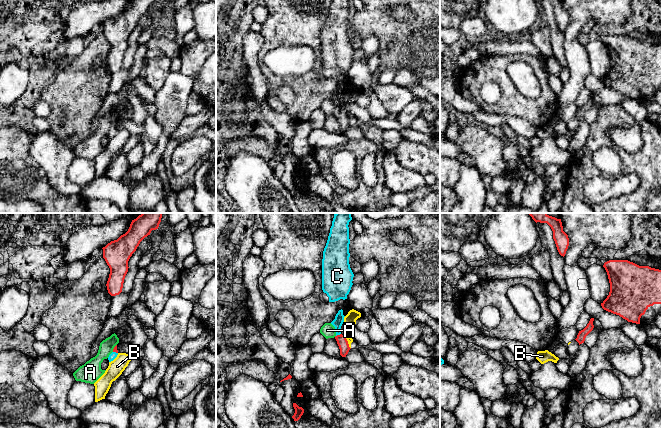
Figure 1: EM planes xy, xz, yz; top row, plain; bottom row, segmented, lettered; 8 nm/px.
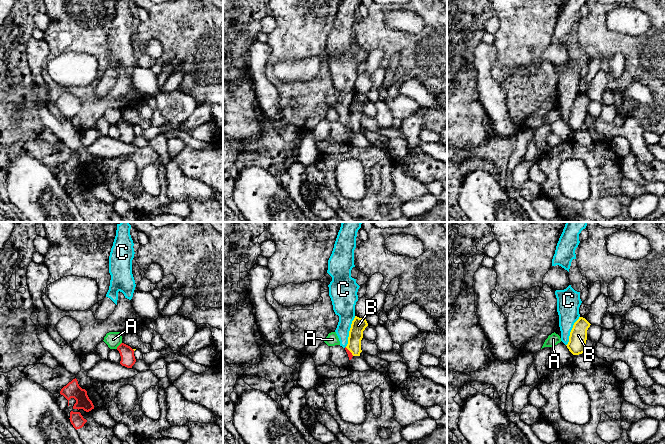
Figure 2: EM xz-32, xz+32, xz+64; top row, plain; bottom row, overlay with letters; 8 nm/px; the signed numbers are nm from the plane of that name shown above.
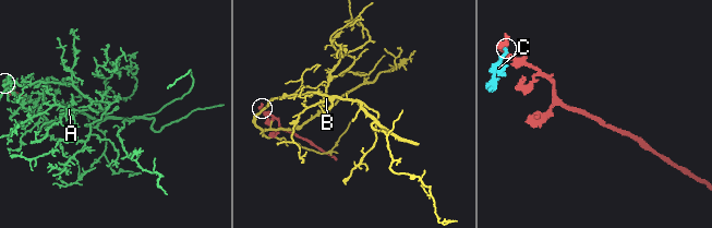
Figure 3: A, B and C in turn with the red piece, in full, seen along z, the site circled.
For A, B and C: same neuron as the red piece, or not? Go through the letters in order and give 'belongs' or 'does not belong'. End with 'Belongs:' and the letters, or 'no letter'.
A: does not belong
B: does not belong
C: belongs
Belongs: C

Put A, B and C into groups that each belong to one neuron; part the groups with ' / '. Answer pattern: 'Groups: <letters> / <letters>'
Groups: A / B / C

